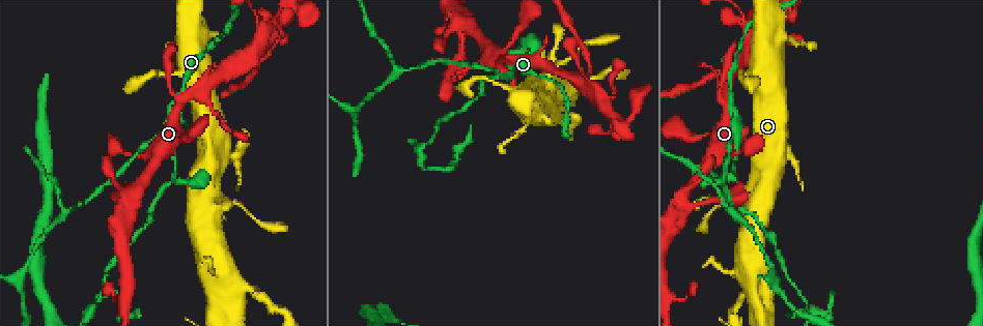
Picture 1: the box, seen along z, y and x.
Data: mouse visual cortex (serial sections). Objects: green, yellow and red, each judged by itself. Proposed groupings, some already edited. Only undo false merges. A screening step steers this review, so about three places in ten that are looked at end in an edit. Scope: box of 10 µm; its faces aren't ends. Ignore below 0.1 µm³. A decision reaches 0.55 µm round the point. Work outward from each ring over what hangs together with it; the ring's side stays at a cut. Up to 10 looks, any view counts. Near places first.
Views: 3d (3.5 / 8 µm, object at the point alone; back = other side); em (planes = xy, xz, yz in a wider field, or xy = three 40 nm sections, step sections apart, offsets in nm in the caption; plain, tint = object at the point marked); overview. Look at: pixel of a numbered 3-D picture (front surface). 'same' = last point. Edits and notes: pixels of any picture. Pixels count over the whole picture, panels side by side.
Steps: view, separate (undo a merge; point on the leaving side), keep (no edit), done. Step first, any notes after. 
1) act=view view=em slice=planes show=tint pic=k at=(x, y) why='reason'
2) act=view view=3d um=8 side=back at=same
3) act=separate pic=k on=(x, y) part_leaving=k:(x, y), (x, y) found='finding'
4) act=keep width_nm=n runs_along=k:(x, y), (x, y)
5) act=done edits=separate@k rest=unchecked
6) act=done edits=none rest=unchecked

act=view view=3d um=8 pic=1 at=(584, 81) why='three-way junction'

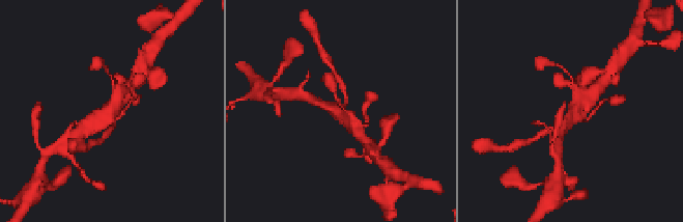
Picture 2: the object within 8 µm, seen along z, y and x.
act=view view=3d um=3.5 at=same why='zoom in'

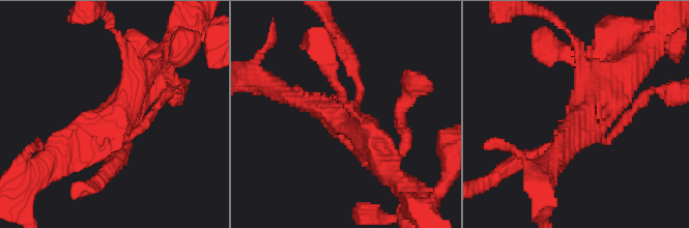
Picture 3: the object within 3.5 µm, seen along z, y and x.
act=view view=em slice=xy step=3 show=tint pic=3 at=(110, 126)

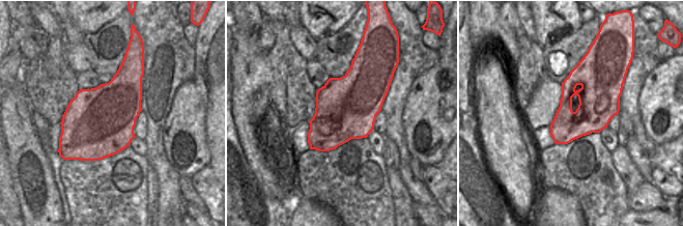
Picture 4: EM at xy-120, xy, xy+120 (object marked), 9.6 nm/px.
act=keep runs_along=3:(57, 158), (102, 135), (143, 84) found='one cell here'

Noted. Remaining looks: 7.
act=view view=3d um=3.5 pic=1 at=(504, 74) why='three-way junction'

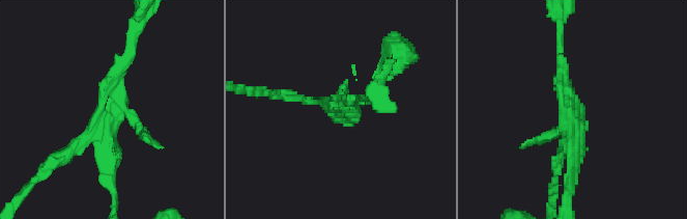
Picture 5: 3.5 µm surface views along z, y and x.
act=view view=em slice=xy step=5 show=tint pic=5 at=(340, 113) why='need the tissue'

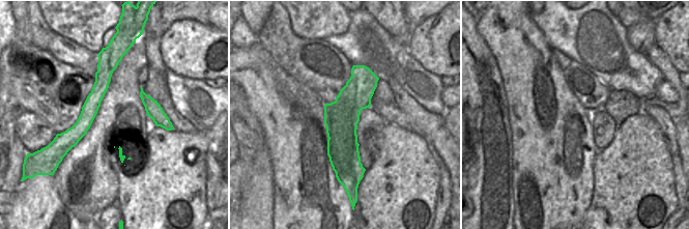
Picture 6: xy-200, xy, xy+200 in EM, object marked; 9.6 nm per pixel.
act=view view=em slice=planes show=tint at=same why='another direction'

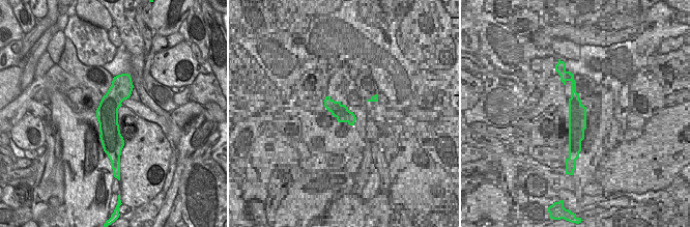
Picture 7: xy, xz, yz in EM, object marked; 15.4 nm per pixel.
act=separate pic=5 on=(569, 184) part_leaving=5:(573, 145), (571, 187), (563, 212) found='a second cell is stuck on'

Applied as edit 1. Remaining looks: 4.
act=view view=overview why='redraw'

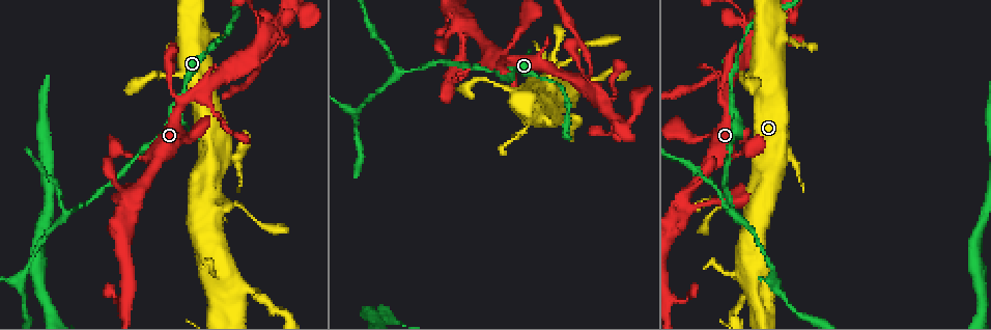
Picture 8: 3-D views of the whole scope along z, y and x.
act=view view=3d um=3.5 pic=8 at=(735, 214) why='two arms in line, one across'

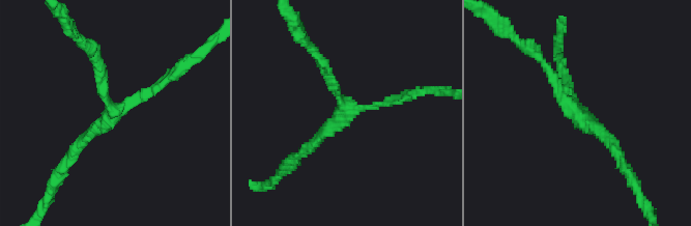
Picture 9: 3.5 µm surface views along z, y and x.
act=view view=em slice=xy step=5 show=tint pic=9 at=(350, 109) arms=3 arm_widths_nm=150,150,200

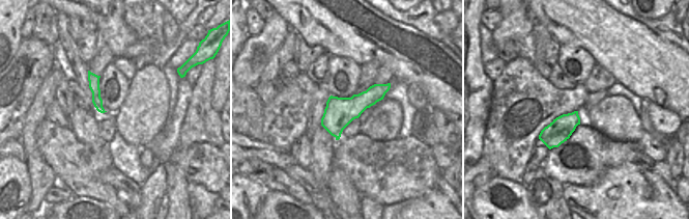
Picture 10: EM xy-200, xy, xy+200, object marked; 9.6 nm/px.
act=keep width_nm=280 runs_along=9:(173, 76), (119, 108), (72, 152) found='all the same cell'

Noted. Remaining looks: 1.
act=done edits=separate@5 rest=unchecked

